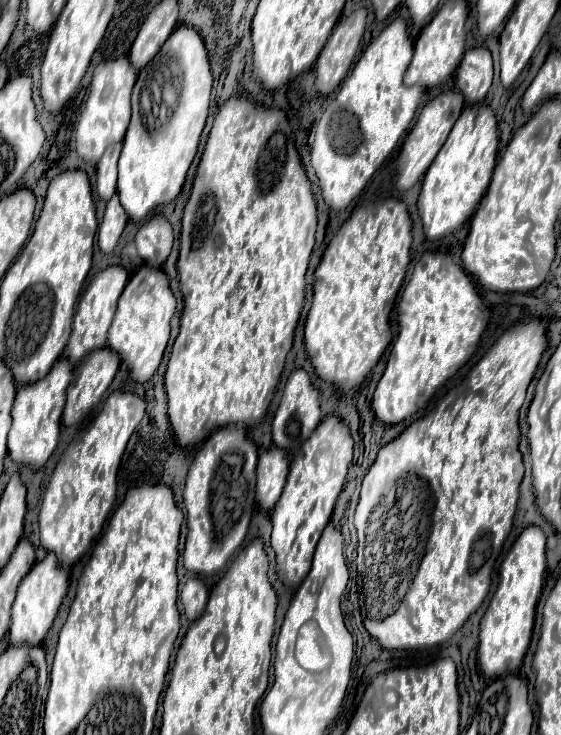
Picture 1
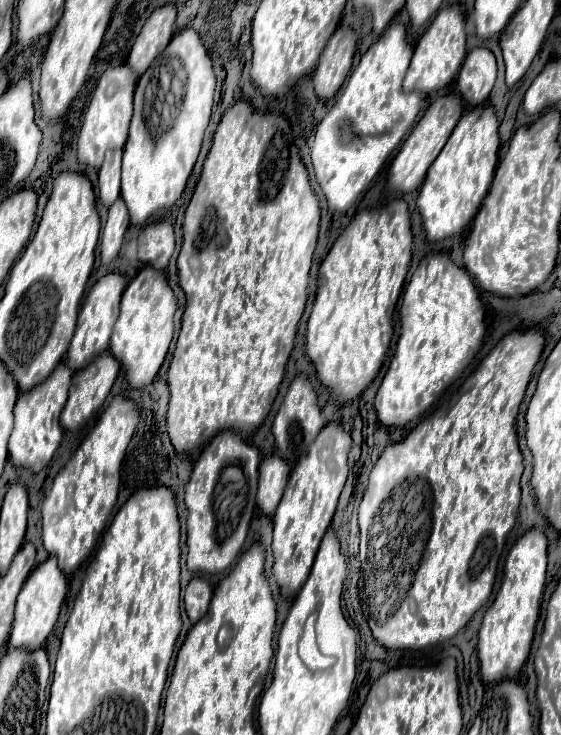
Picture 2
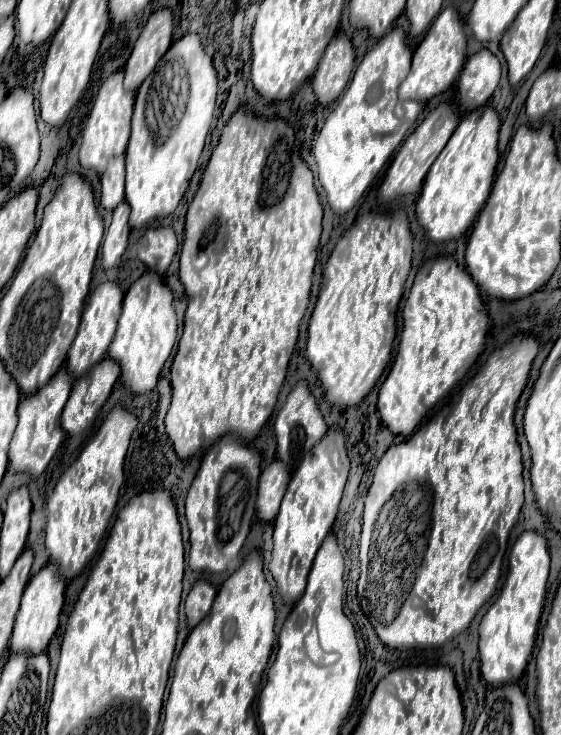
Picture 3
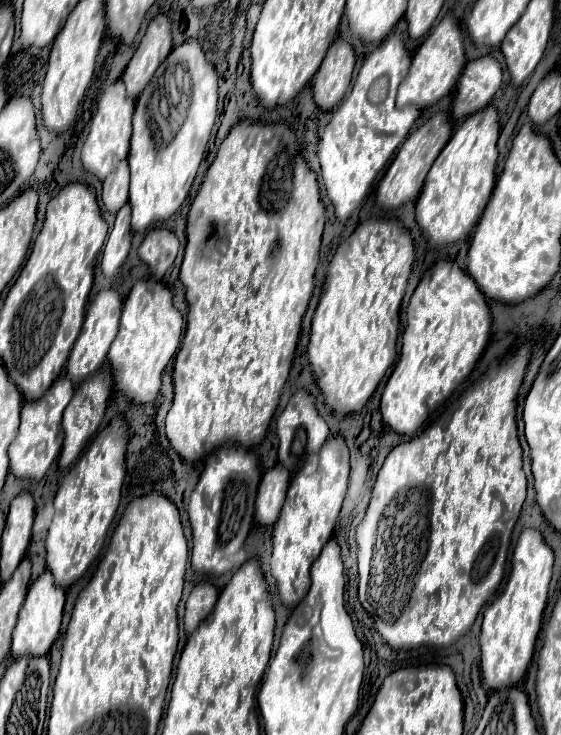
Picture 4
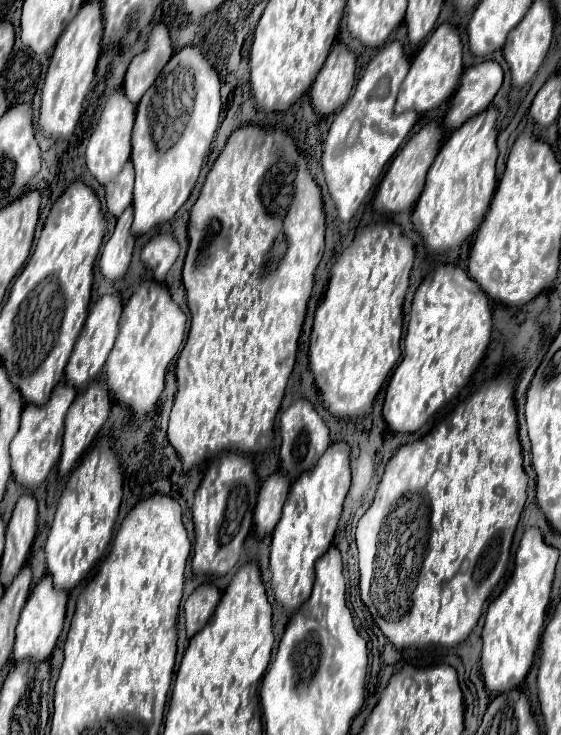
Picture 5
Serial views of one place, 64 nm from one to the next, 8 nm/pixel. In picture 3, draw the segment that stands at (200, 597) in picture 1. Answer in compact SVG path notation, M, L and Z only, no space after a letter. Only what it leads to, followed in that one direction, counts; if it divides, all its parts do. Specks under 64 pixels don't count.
M198 580L198 582L192 584L190 594L184 602L184 610L186 610L186 616L188 616L190 628L194 628L208 614L210 606L214 602L214 596L216 596L216 590L210 582Z

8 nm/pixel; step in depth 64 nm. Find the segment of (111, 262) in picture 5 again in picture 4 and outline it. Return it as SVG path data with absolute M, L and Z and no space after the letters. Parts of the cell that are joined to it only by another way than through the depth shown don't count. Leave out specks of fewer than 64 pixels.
M124 204L118 214L116 214L116 222L112 232L108 234L106 242L104 242L104 250L102 250L102 272L106 276L114 276L118 272L118 268L124 264L128 250L130 250L130 238L132 238L132 230L130 230L130 206Z

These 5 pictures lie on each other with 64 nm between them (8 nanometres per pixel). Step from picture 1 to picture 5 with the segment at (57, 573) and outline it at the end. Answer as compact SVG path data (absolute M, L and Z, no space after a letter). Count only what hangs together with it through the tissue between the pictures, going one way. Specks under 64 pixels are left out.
M46 574L30 592L28 596L28 604L24 604L24 612L20 614L20 624L16 626L16 644L14 644L14 660L22 662L22 660L34 660L34 662L42 662L48 660L56 640L62 632L64 626L64 614L66 614L66 602L68 602L68 594L60 592L54 588L52 578Z

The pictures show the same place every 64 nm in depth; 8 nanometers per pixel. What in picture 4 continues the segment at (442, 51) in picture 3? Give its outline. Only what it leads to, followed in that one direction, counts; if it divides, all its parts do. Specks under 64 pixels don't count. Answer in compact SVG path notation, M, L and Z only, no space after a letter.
M448 12L436 28L428 34L428 38L422 42L418 52L414 54L412 66L408 76L402 80L398 88L398 100L396 106L402 108L406 104L418 104L418 108L430 106L442 96L446 96L458 82L458 76L466 64L464 58L464 42L462 42L462 32L458 28L458 20L454 18L452 12Z

